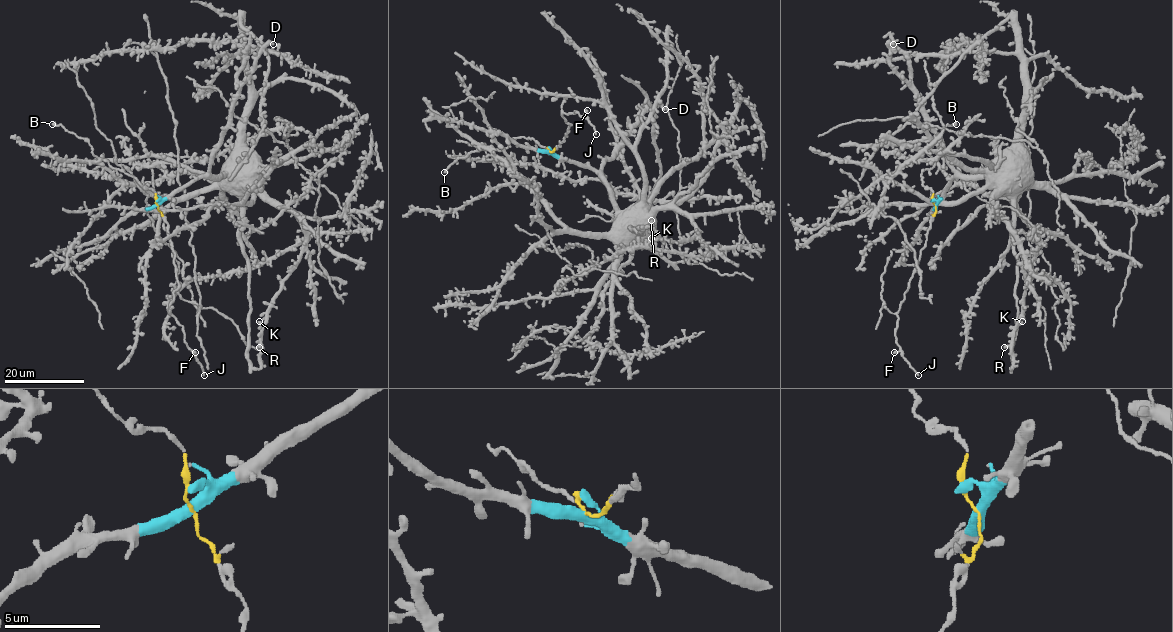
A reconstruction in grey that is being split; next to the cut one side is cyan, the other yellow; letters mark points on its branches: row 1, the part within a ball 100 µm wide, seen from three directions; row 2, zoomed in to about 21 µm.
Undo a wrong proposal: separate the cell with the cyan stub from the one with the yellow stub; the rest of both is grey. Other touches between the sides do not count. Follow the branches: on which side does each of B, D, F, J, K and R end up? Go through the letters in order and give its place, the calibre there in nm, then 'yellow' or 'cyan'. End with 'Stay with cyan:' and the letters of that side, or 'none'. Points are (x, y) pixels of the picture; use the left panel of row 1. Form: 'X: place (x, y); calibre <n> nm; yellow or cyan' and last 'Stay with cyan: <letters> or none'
B: place (52, 124); calibre 420 nm; yellow
D: place (273, 44); calibre 360 nm; cyan
F: place (195, 352); calibre 360 nm; yellow
J: place (204, 375); calibre 150 nm; yellow
K: place (259, 321); calibre 260 nm; cyan
R: place (259, 347); calibre 360 nm; cyan
Stay with cyan: D, K, R

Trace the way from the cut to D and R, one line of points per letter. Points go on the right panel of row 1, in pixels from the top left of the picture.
D: (935, 205), (955, 172), (916, 90), (890, 62), (889, 45), (893, 44)
R: (935, 205), (954, 177), (994, 175), (993, 208), (1018, 240), (1025, 282), (1021, 318), (1013, 341), (1004, 348)

